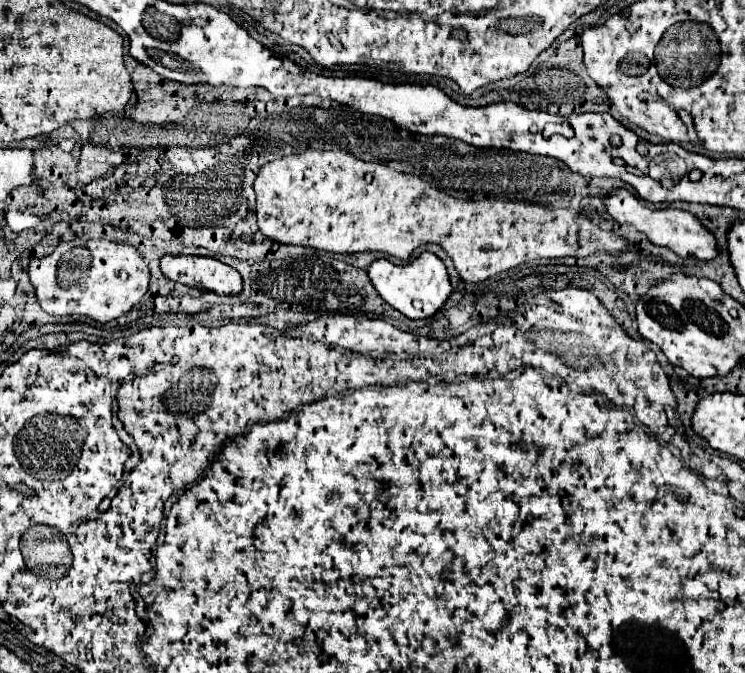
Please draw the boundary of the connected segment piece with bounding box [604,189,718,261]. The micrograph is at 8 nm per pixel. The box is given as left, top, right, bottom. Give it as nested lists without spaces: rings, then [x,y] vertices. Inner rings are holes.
[[[612,189],[604,197],[604,207],[606,207],[608,215],[612,219],[616,219],[618,223],[634,225],[640,233],[644,233],[648,237],[650,243],[654,243],[658,247],[666,247],[666,249],[678,253],[680,257],[694,257],[694,259],[700,259],[700,261],[708,261],[708,259],[714,259],[718,255],[714,235],[710,231],[706,231],[698,223],[698,219],[692,213],[688,213],[688,211],[680,211],[680,209],[660,209],[660,211],[658,209],[650,209],[650,207],[642,205],[640,199],[634,197],[626,189]]]

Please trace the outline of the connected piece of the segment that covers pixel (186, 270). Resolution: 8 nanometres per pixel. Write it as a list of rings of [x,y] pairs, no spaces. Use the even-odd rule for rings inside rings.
[[[164,255],[160,259],[162,273],[182,285],[218,295],[236,295],[242,291],[242,277],[230,265],[200,255]]]

